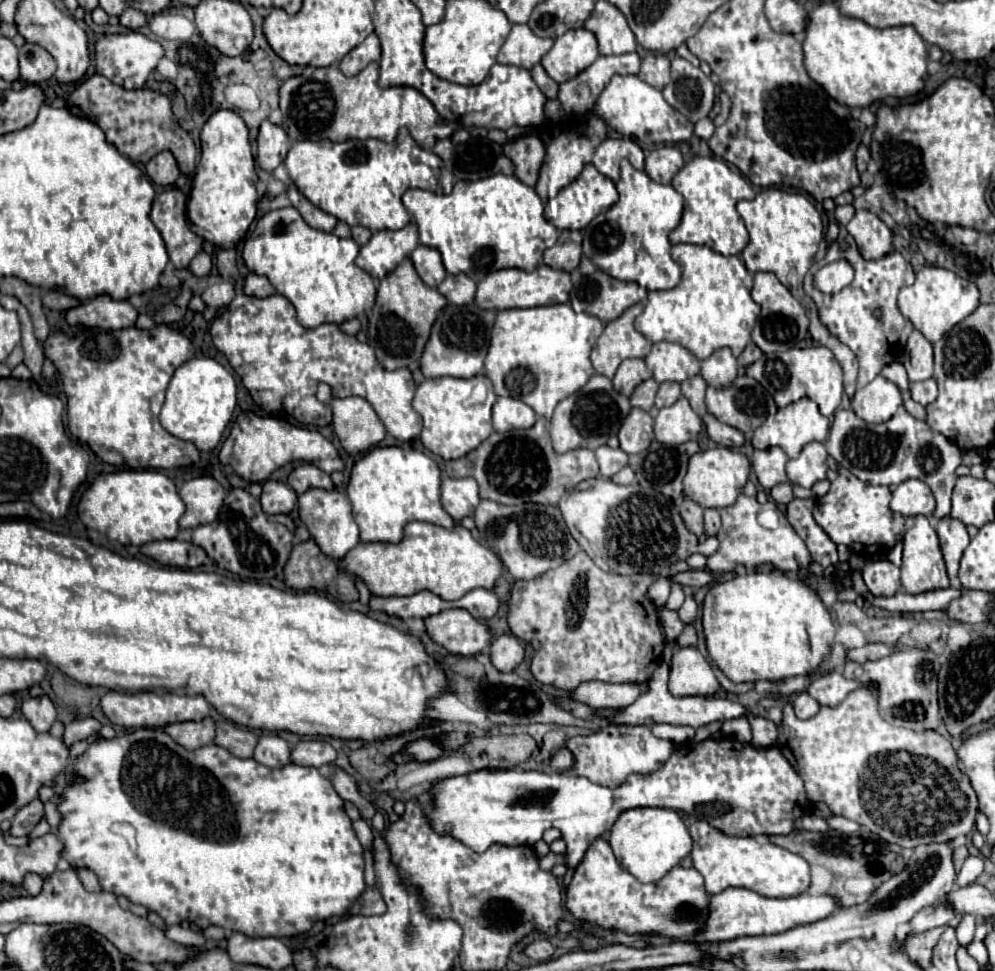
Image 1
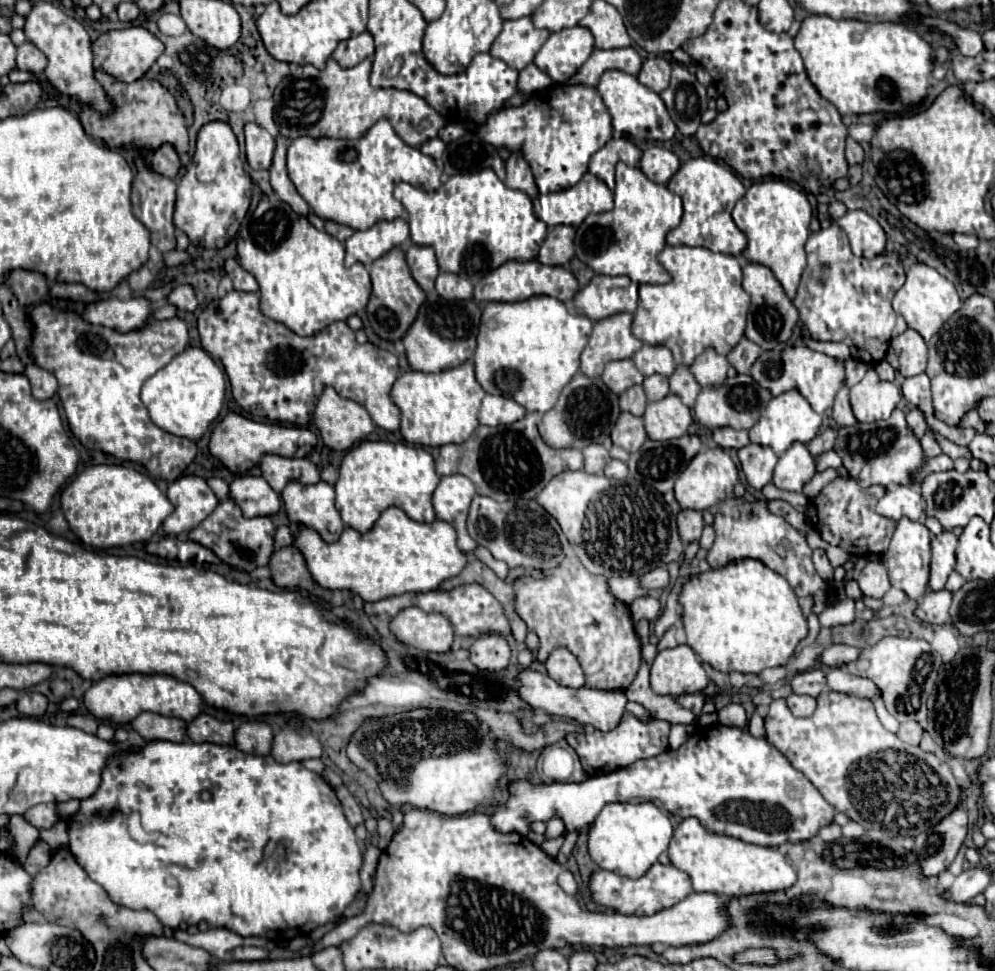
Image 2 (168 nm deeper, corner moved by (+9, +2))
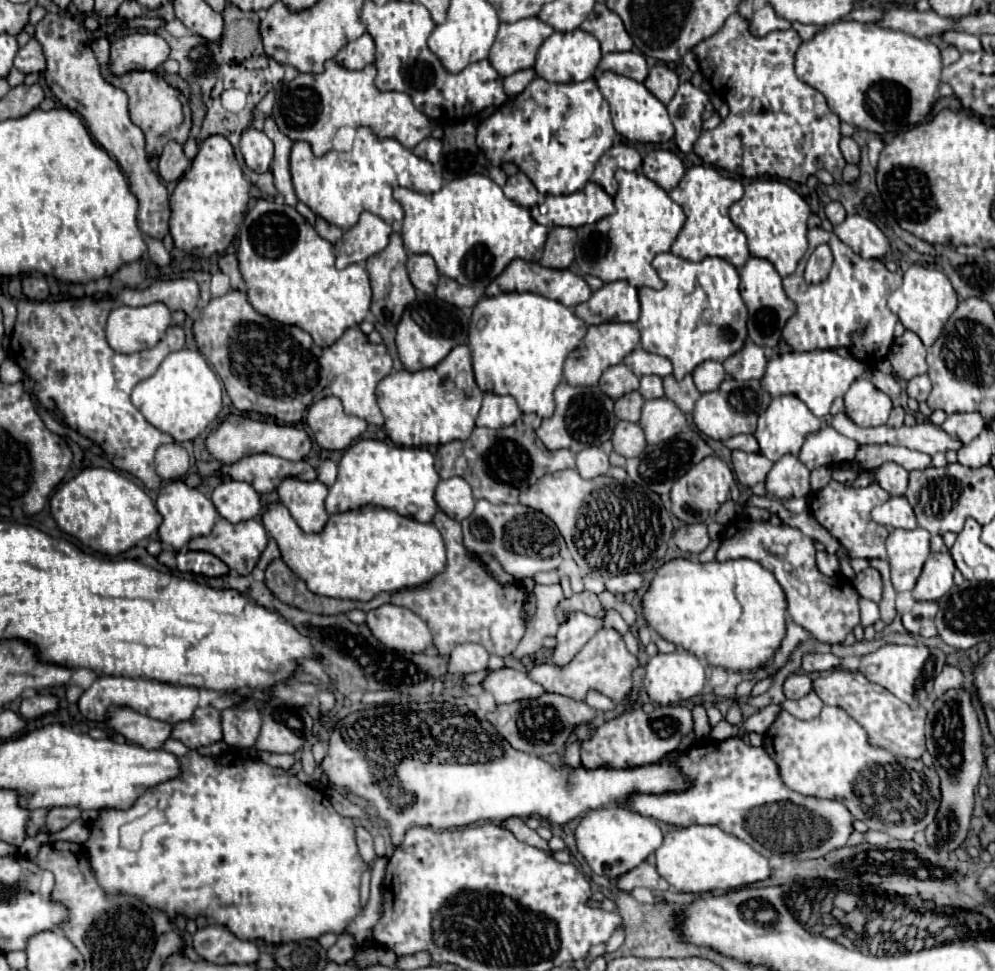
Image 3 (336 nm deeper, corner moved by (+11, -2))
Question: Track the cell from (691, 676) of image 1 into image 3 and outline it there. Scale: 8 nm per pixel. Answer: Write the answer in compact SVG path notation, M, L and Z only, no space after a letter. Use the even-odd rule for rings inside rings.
M674 651L674 653L658 653L654 657L650 657L648 665L646 665L646 675L644 675L644 689L650 697L652 703L660 703L660 705L670 705L670 703L680 703L686 701L694 695L698 695L704 687L706 681L706 671L704 665L700 663L700 659L688 651Z

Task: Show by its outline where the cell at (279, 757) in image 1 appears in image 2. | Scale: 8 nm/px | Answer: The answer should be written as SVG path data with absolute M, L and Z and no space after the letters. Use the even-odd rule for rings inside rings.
M246 721L236 729L236 747L250 755L270 755L272 739L272 729L260 721Z

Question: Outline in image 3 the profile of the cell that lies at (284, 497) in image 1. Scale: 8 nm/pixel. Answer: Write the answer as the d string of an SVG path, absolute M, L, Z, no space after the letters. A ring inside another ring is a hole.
M242 481L220 483L212 493L212 503L218 515L230 523L254 519L262 511L260 495L252 489L252 485Z

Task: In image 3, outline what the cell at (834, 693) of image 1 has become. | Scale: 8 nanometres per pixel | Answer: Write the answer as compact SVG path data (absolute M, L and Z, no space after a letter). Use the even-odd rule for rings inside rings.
M790 675L784 681L786 699L800 699L812 691L812 681L808 675Z

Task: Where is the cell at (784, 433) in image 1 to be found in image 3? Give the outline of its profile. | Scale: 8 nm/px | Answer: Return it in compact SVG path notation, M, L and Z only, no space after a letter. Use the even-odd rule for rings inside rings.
M780 395L780 397L774 397L772 403L768 405L768 409L760 415L754 437L760 443L760 453L764 457L768 457L770 461L778 461L786 453L798 455L798 451L804 443L804 437L808 433L818 431L820 425L822 425L822 421L796 395Z

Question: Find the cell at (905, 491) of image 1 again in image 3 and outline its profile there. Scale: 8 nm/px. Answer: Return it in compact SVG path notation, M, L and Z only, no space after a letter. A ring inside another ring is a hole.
M890 497L886 503L874 507L872 519L878 525L884 525L888 529L916 529L916 517L906 497Z

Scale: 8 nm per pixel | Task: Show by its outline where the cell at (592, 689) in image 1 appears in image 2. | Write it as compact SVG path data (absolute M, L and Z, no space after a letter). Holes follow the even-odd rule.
M556 649L554 653L550 653L550 657L546 661L546 671L556 683L560 683L564 687L580 689L586 683L586 675L584 675L578 659L568 649Z

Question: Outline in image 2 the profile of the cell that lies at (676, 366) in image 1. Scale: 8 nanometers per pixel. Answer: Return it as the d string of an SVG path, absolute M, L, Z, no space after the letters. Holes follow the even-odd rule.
M642 345L642 349L632 359L644 377L654 373L670 377L678 367L672 357L672 351L664 345Z

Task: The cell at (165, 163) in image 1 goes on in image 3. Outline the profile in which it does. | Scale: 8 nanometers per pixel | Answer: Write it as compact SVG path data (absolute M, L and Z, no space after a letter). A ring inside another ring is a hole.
M170 141L164 145L164 151L162 151L160 163L158 163L158 171L166 183L178 181L184 175L188 165L190 165L190 159L184 155L184 149L180 143Z

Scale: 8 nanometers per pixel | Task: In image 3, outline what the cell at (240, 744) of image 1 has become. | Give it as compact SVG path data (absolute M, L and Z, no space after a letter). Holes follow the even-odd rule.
M198 707L186 723L172 725L170 737L182 741L188 749L220 741L222 739L220 711L216 711L214 707L204 707L204 709Z

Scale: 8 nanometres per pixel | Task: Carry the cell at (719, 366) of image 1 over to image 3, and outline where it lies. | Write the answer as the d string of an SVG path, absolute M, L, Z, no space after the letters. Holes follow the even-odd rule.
M704 361L700 363L692 377L694 377L694 383L698 387L700 393L708 393L708 391L716 391L720 387L720 383L724 381L724 367L722 363L716 363L716 361Z

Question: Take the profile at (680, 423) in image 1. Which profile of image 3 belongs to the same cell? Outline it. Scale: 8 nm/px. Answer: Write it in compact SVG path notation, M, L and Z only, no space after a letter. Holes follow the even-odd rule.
M650 399L642 405L642 417L638 421L646 441L656 445L678 435L686 427L684 413L670 399Z

